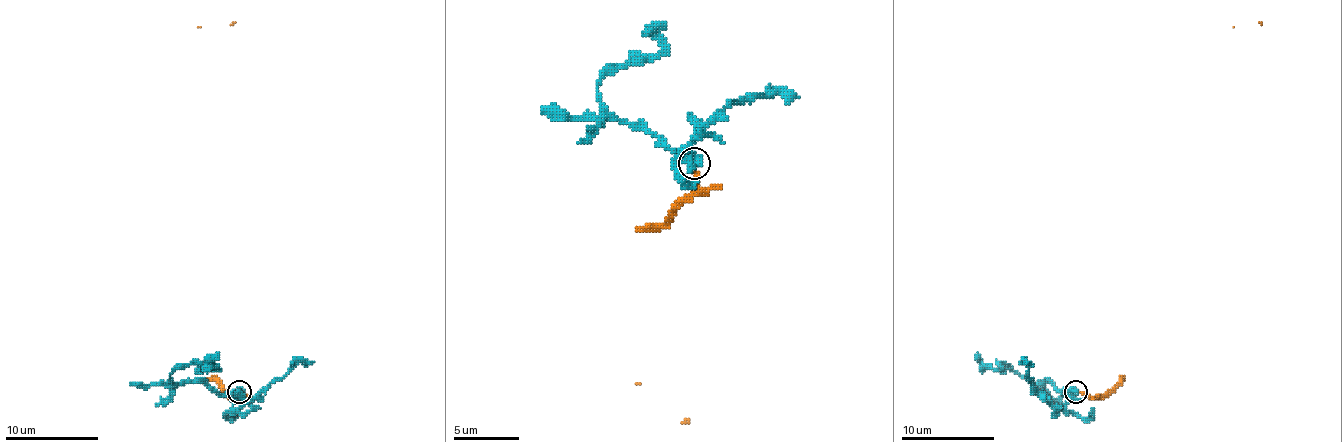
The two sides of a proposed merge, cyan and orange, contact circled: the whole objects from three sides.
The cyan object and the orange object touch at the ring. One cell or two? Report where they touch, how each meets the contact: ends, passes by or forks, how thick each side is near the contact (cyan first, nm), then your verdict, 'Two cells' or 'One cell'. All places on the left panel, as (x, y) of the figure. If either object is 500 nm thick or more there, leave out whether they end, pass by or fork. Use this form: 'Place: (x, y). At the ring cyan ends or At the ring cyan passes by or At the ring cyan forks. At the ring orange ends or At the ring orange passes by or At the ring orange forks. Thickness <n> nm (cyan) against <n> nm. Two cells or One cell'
Place: (239, 391). At the ring cyan forks. At the ring orange ends. Thickness 400 nm (cyan) against 240 nm. One cell

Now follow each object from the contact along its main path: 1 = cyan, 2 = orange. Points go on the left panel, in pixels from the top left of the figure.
1: (240, 392), (219, 394), (202, 383), (170, 378), (186, 364), (216, 369), (212, 362), (219, 352)
2: (240, 392), (240, 397), (233, 397), (212, 376), (230, 24), (235, 22)

